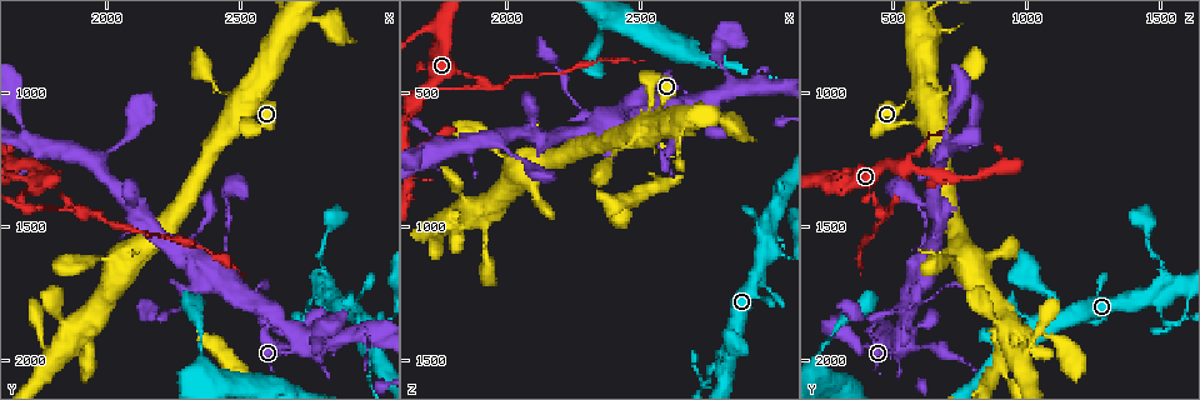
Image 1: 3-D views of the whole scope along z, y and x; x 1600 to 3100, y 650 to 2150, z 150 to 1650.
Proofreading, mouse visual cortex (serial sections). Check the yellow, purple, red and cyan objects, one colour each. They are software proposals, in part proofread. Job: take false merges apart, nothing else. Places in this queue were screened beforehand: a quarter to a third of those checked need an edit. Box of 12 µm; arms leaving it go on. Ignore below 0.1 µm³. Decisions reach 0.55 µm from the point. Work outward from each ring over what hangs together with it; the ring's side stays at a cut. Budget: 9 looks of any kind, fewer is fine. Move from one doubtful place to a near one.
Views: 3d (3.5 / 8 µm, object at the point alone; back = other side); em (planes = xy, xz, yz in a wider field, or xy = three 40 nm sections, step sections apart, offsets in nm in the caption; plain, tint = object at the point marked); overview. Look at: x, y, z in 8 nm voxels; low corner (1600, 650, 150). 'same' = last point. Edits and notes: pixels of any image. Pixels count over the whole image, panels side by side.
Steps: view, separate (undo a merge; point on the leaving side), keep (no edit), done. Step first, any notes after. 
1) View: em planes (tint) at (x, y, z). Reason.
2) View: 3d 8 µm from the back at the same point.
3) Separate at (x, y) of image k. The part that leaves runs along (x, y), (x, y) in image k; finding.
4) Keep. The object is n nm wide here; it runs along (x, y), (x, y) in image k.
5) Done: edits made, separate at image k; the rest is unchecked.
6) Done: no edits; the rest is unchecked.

View: 3d 8 µm at (3000, 1860, 1110). Three-way junction.

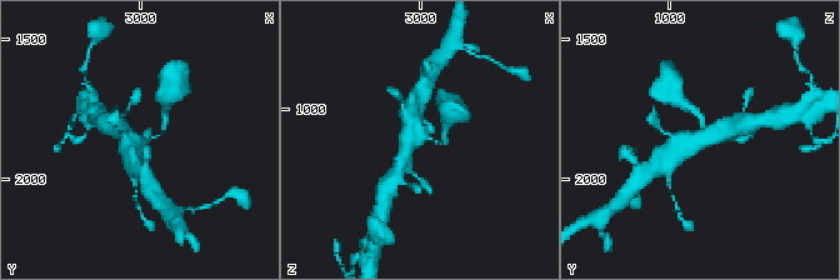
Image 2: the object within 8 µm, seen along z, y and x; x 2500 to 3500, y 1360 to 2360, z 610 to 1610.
View: 3d 3.5 µm at (2990, 1870, 1110). Closer look.

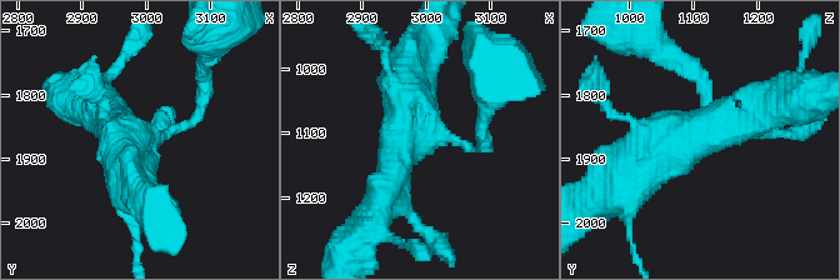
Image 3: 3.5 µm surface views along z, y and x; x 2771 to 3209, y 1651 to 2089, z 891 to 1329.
Keep. It runs along (765, 109), (666, 144), (630, 186) in image 3; continuous, no second cell.

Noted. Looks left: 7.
View: 3d 3.5 µm at (1910, 1460, 470).

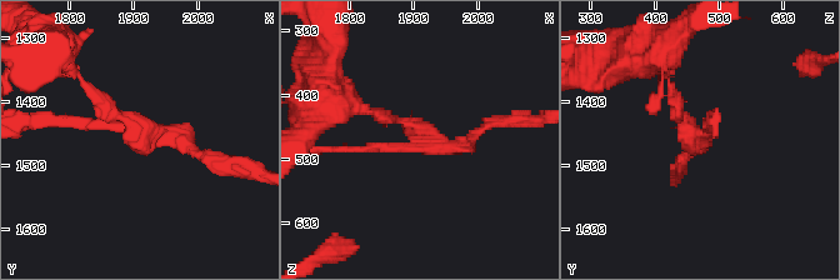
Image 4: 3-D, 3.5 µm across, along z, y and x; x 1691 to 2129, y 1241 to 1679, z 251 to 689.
View: em xy step 5 (plain) at (1910, 1460, 460). 3 arms meet here; the arms are 100, 150, 150 nm wide.

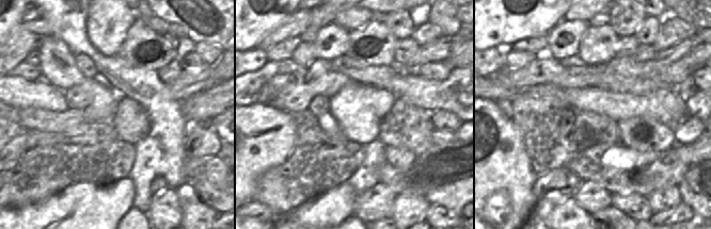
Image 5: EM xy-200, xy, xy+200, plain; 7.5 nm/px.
View: em xy step 5 (tint) at the same point.

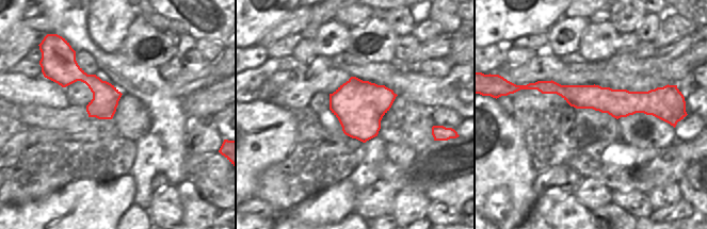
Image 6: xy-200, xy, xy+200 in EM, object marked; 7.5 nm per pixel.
Separate at (84, 125) of image 4. The part that leaves runs along (161, 138), (261, 173) in image 4; a second cell is stuck on.

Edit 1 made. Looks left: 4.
View: 3d 8 µm at (2350, 1710, 610).

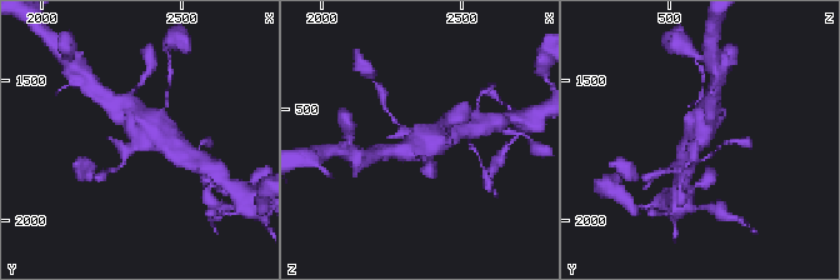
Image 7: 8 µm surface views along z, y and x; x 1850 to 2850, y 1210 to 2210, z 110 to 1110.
View: em xy step 1 (tint) at (2350, 1720, 610). Shape alone is not enough.

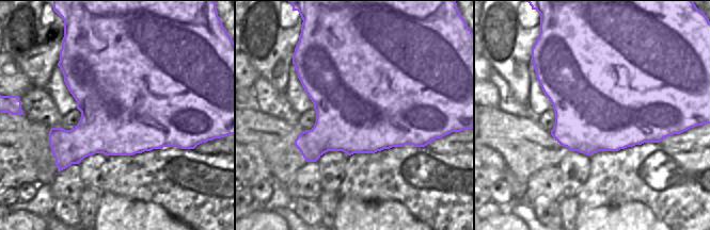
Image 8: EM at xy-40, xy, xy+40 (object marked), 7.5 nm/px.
Keep. The object is 900 nm wide here; it runs along (180, 151), (164, 143), (126, 105) in image 7; one cell here.

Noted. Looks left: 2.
View: em planes (tint) at (1750, 1320, 260). Branch point.

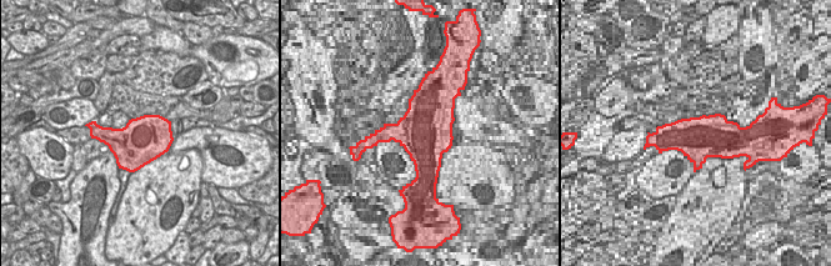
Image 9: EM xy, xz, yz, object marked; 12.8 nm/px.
View: 3d 3.5 µm at the same point.

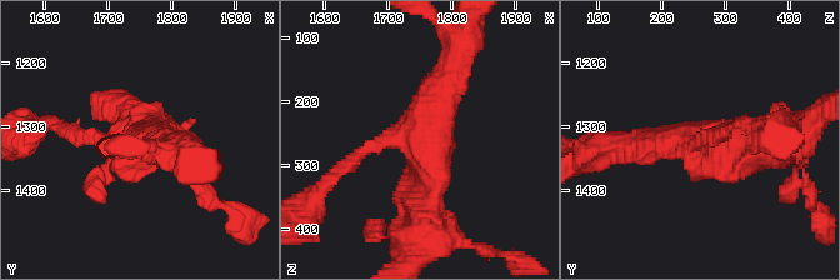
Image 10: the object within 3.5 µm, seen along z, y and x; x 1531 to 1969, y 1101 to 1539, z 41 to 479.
Keep. The object is 600 nm wide here; it runs along (425, 228), (418, 141), (456, 70) in image 10; all the same cell.

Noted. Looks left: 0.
Done: edits made, separate at image 4; the rest is unchecked.

